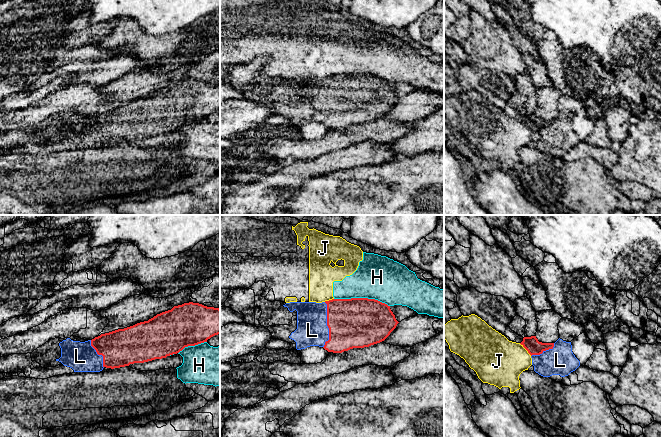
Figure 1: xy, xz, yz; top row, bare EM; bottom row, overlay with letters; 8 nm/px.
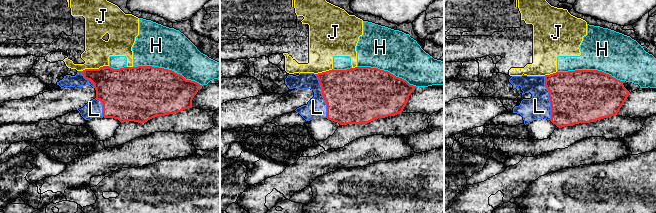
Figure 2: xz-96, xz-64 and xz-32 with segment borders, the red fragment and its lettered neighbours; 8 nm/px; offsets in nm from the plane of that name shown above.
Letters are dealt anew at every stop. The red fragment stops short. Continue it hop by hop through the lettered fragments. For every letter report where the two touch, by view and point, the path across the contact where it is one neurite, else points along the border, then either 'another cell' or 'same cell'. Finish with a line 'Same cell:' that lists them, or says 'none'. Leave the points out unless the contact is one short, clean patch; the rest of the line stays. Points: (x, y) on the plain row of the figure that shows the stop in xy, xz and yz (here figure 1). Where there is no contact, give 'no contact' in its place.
H: xz (362, 74) | another cell
J: yz (525, 124) | another cell
L: xz (327, 101) | across xz (357, 98), (327, 101), (317, 101), (312, 106) | same cell
Same cell: L

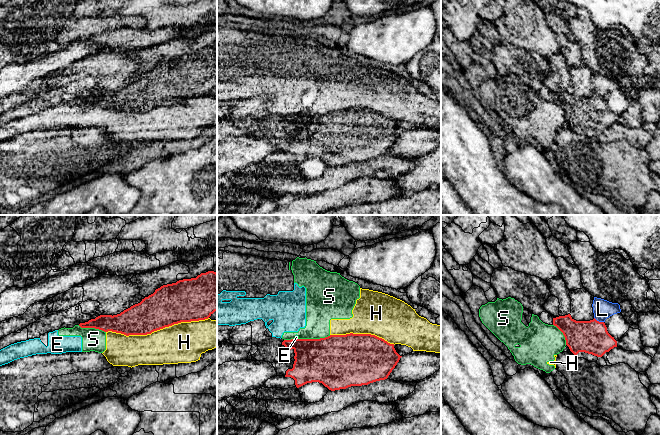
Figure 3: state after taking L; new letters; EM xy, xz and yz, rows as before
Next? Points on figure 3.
E: xz (297, 114) | along xz (297, 113), (295, 115) | another cell
H: xy (157, 105) | another cell
L: yz (598, 97) | along yz (594, 93), (603, 98) | another cell
S: xz (313, 115) | another cell
Same cell: none

